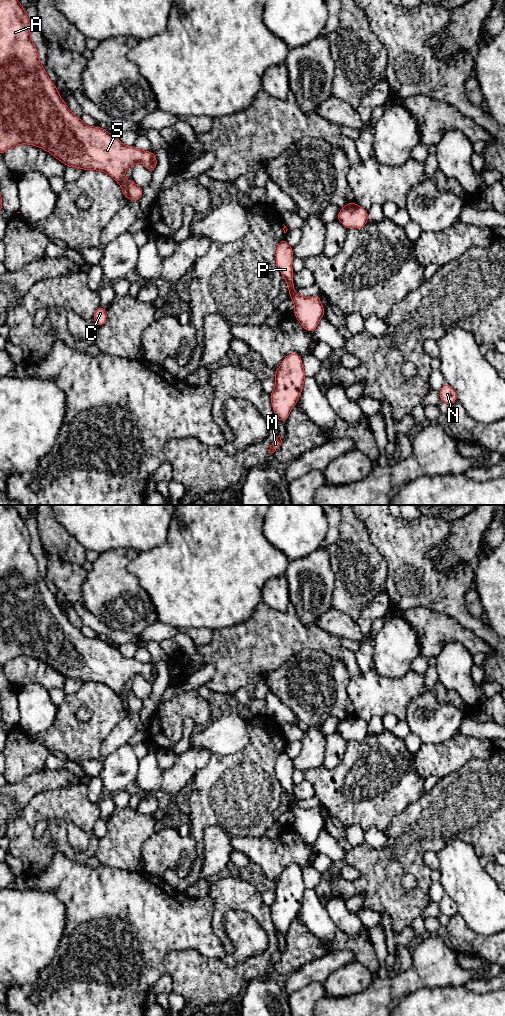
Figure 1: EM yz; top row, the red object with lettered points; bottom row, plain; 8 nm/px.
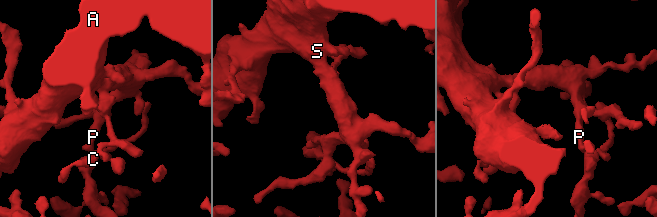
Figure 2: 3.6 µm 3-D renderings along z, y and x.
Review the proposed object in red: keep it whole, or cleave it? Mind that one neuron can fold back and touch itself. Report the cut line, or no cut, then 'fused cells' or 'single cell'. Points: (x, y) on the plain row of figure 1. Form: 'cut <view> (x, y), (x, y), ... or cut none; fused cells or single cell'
cut none; single cell

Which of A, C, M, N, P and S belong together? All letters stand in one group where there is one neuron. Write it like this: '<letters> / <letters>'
A C M N P S

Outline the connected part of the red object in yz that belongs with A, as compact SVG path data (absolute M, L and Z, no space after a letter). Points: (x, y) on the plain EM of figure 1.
M0 505L0 667L19 657L29 656L38 658L51 665L66 679L83 680L84 683L103 683L115 691L127 712L139 713L143 700L133 693L124 691L127 680L141 674L150 684L157 678L157 670L152 663L142 663L135 658L125 658L118 648L97 638L91 639L74 627L61 611L57 599L48 589L42 578L38 562L30 550L30 534L25 521L11 505Z

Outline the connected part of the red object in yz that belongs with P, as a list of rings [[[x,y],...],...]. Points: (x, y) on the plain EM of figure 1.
[[[283,750],[277,757],[276,776],[282,789],[287,794],[289,809],[294,813],[294,827],[302,839],[308,844],[314,844],[320,831],[325,827],[319,808],[301,809],[294,802],[293,794],[293,761]]]

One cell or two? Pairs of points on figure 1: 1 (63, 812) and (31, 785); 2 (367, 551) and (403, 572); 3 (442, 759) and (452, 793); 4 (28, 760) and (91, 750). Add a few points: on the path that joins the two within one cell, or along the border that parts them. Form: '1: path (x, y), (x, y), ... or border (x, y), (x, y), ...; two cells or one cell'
1: border (63, 787), (37, 793), (24, 809); two cells
2: border (372, 542), (387, 565), (387, 583), (385, 586); two cells
3: border (467, 762), (440, 779); two cells
4: border (42, 744), (48, 748); two cells

